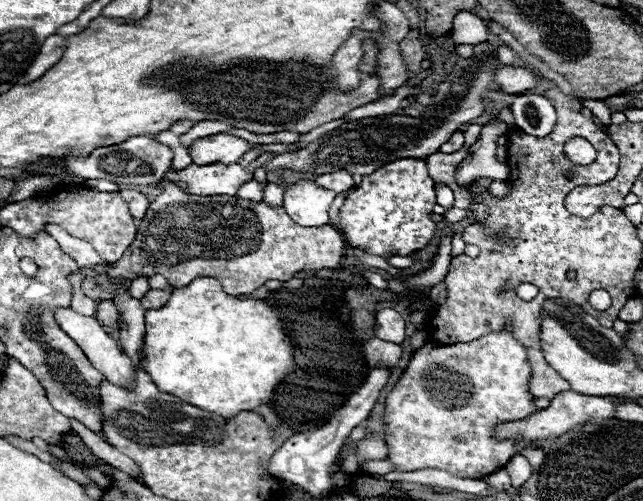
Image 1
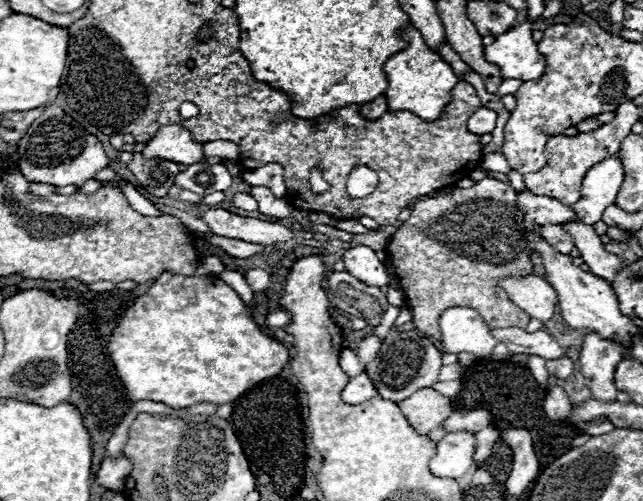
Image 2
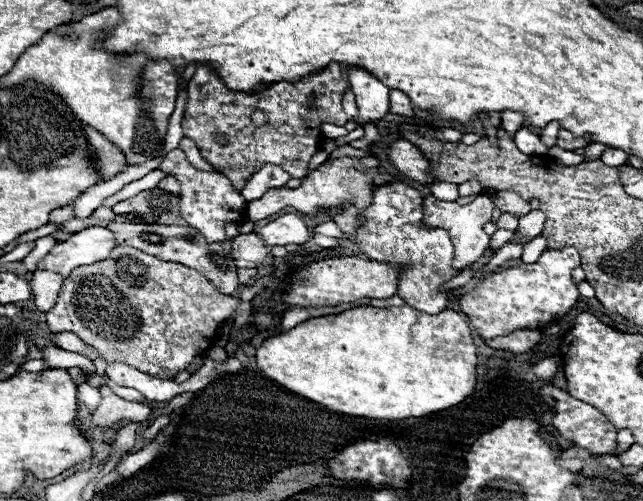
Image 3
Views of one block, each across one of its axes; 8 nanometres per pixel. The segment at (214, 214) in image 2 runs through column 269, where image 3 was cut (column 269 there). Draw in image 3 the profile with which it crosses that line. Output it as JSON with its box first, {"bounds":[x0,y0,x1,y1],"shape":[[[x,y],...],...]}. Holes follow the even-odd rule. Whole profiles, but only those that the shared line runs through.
{"bounds":[260,214,310,246],"shape":[[[284,214],[272,222],[268,222],[260,236],[268,246],[286,246],[286,244],[304,244],[310,240],[310,232],[304,220],[296,214]]]}

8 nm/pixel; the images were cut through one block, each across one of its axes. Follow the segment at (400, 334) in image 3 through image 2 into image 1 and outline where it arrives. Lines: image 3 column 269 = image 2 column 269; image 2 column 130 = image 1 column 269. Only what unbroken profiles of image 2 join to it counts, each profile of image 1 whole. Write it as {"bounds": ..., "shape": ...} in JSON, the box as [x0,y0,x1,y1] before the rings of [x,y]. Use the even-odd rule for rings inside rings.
{"bounds":[142,276,296,416],"shape":[[[200,276],[184,288],[174,288],[164,308],[146,312],[142,368],[152,376],[154,384],[162,392],[174,394],[208,412],[236,416],[242,410],[266,404],[276,386],[296,370],[296,362],[290,338],[274,308],[270,308],[264,300],[228,296],[216,278]]]}

